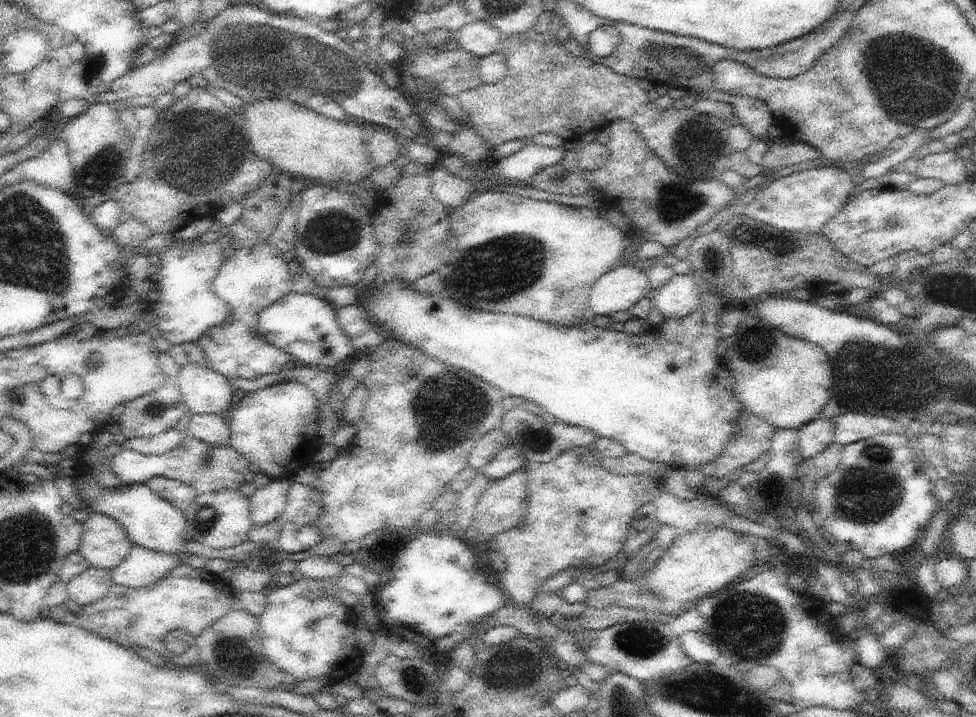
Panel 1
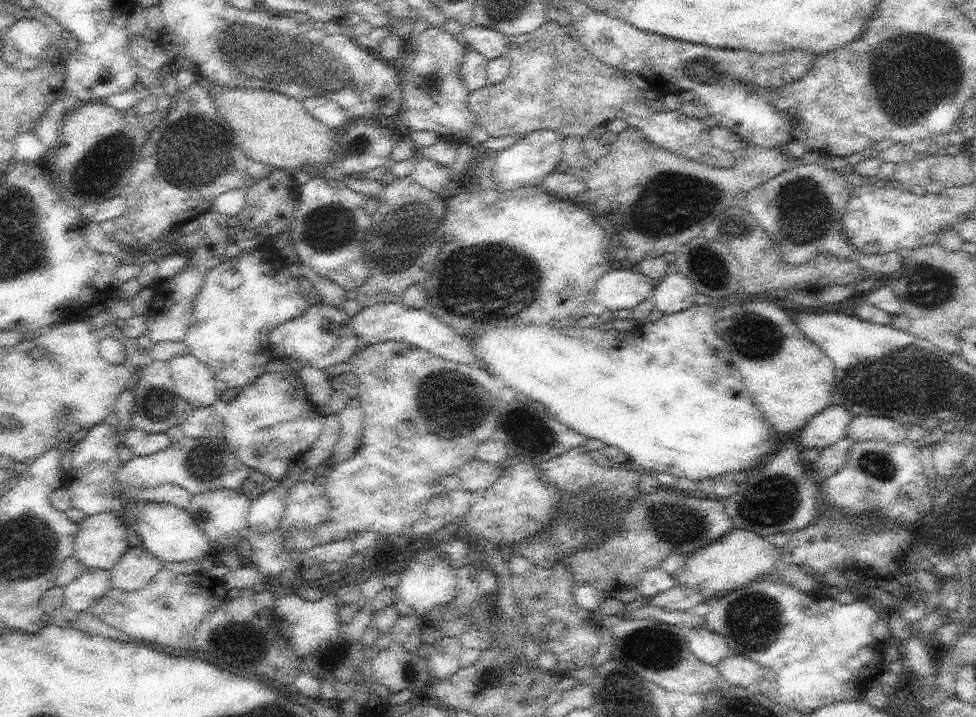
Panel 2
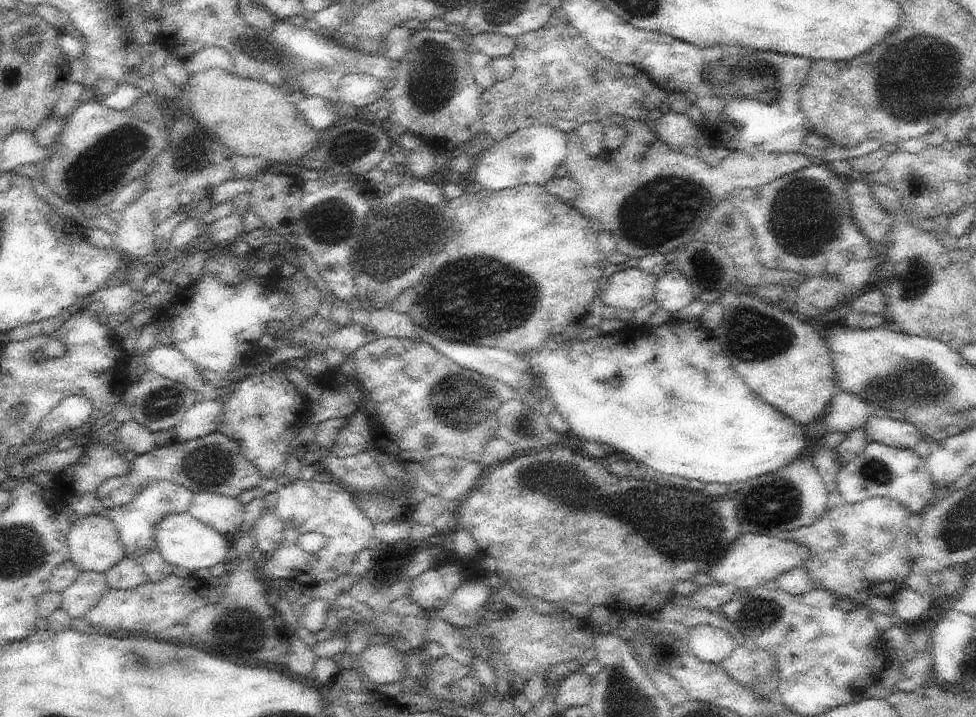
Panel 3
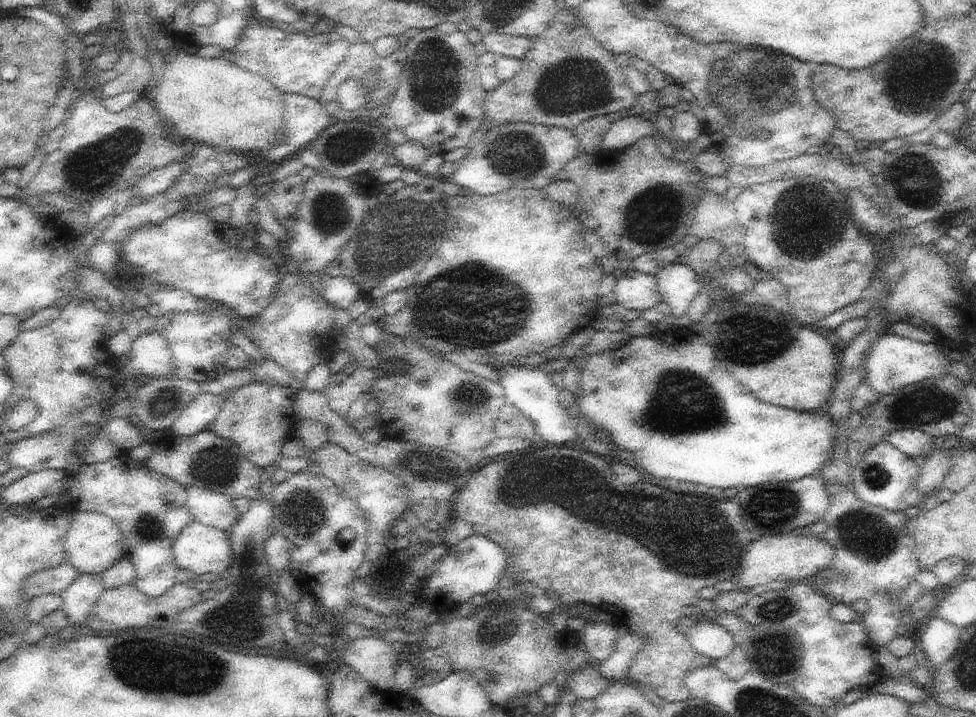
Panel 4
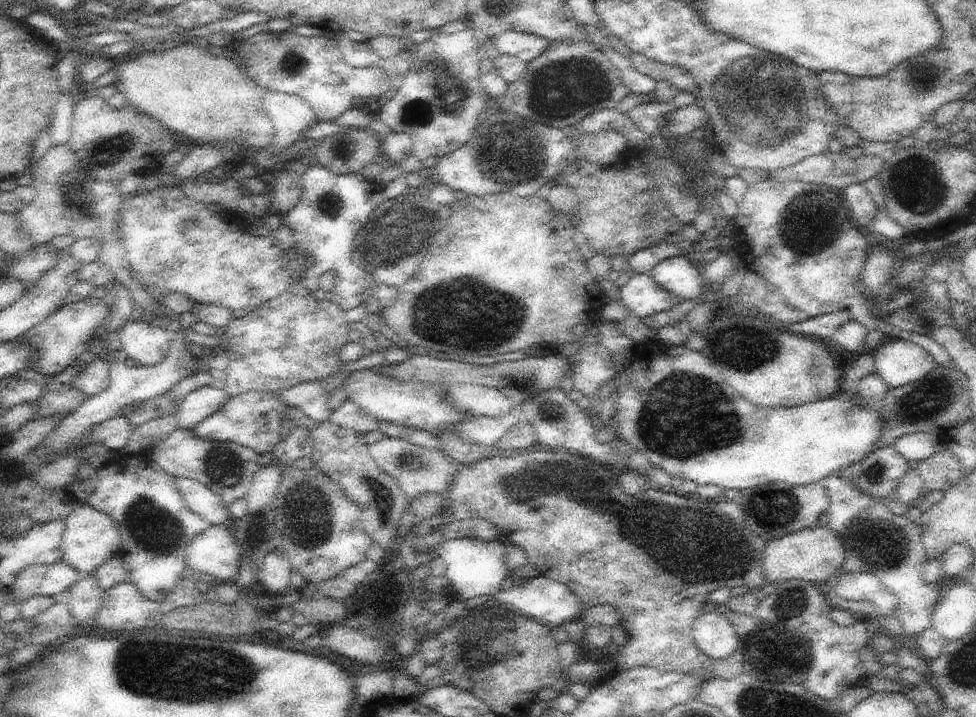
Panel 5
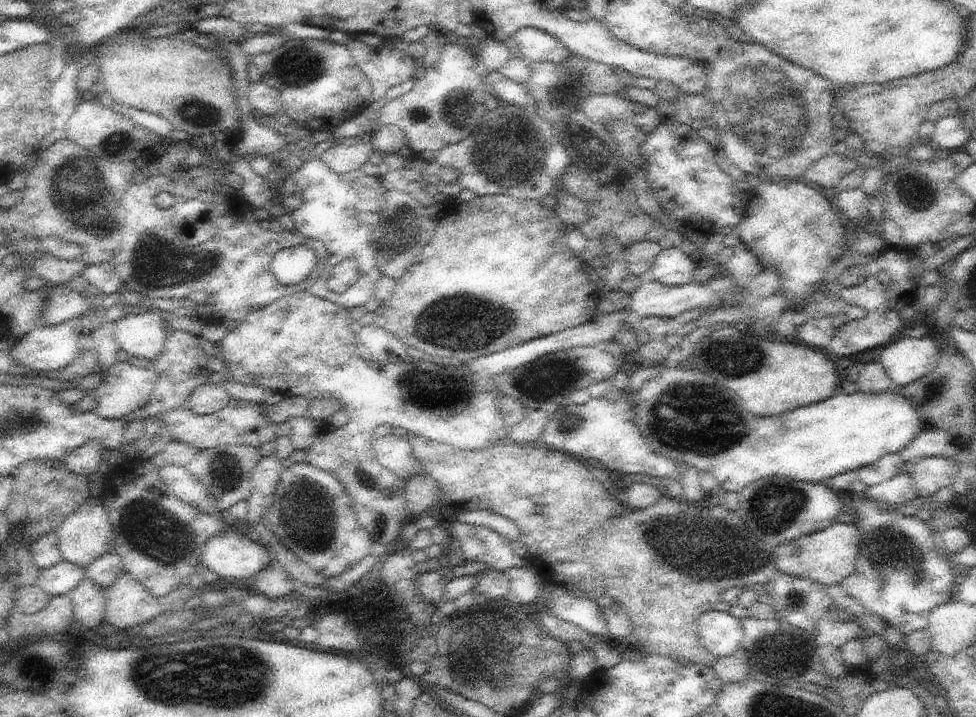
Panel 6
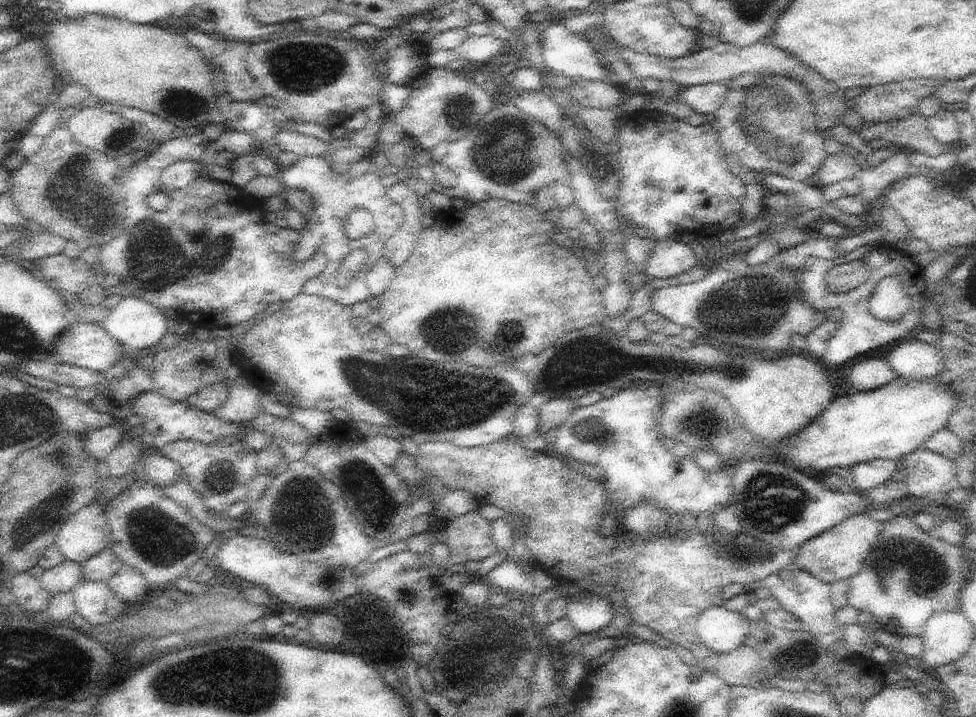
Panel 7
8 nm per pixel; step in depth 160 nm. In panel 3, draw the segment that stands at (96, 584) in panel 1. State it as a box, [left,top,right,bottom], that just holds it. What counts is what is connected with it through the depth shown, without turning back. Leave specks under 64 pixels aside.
[61,571,110,619]

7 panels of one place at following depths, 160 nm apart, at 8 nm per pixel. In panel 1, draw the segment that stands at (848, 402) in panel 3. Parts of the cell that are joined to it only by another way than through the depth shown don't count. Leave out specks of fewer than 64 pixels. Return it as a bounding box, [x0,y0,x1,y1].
[799,416,834,459]

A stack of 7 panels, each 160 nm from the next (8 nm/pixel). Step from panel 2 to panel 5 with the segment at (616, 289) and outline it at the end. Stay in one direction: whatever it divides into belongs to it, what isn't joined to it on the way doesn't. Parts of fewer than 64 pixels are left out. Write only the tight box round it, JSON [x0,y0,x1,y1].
[620,273,683,319]

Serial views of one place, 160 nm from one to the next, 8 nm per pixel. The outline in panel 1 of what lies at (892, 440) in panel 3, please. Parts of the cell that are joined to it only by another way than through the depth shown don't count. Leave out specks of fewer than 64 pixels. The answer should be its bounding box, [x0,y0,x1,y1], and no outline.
[834,413,908,447]

